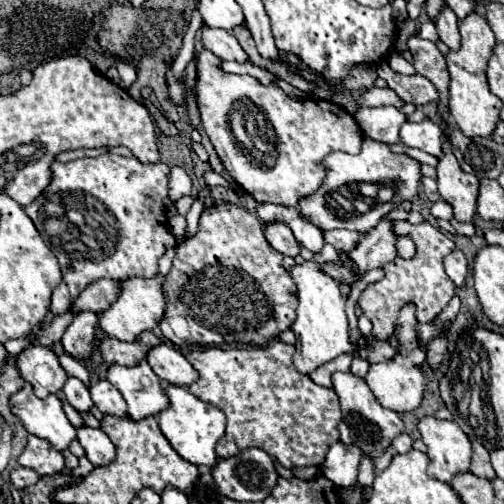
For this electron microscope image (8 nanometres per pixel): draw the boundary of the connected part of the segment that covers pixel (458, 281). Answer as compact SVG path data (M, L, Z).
M456 250L452 254L448 254L448 258L444 258L444 266L446 266L446 274L450 276L450 280L454 282L454 286L460 290L468 278L468 260L466 256Z

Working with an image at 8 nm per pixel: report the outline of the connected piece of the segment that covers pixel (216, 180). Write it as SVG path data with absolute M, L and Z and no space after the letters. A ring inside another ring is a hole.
M208 170L208 172L204 172L204 182L208 184L208 186L218 186L218 184L222 184L222 186L228 186L228 188L232 188L232 190L238 190L238 186L234 184L228 184L220 174L216 174L216 172L212 172L212 170Z

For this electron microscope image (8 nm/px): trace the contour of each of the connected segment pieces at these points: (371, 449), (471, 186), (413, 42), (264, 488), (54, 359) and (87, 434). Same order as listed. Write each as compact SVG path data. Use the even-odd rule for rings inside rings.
M336 372L332 376L332 382L334 382L334 390L342 404L344 420L350 426L352 442L362 450L362 454L370 456L372 460L382 456L386 452L386 448L392 444L392 440L404 430L404 422L400 420L400 416L394 410L380 406L380 402L374 398L372 390L368 390L368 384L362 378L358 378L350 372Z
M450 142L444 144L444 156L440 158L438 166L438 192L442 196L442 200L446 200L452 210L454 210L454 218L460 222L474 222L476 218L476 198L478 198L478 178L474 174L464 174L452 154Z
M415 36L408 38L406 42L408 50L414 56L414 68L418 70L420 76L428 78L440 94L440 114L444 118L448 118L448 82L450 82L450 74L446 68L446 60L440 54L440 50L436 48L434 42L428 40L420 40Z
M248 448L244 450L240 456L236 458L222 458L214 468L212 468L212 476L214 476L214 484L220 490L220 494L238 500L238 502L260 502L264 500L272 488L276 486L278 480L278 472L274 466L274 460L260 448Z
M48 346L26 348L18 356L18 368L24 380L34 386L38 398L58 394L68 378L66 370L58 360L58 354Z
M78 428L78 442L82 444L86 458L94 464L94 466L106 466L116 458L116 450L112 440L96 428Z

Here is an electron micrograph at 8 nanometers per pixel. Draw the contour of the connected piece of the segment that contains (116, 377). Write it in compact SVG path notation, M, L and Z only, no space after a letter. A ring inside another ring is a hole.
M146 360L132 368L112 364L108 370L108 382L120 390L132 420L144 420L170 406L160 378L152 372Z

